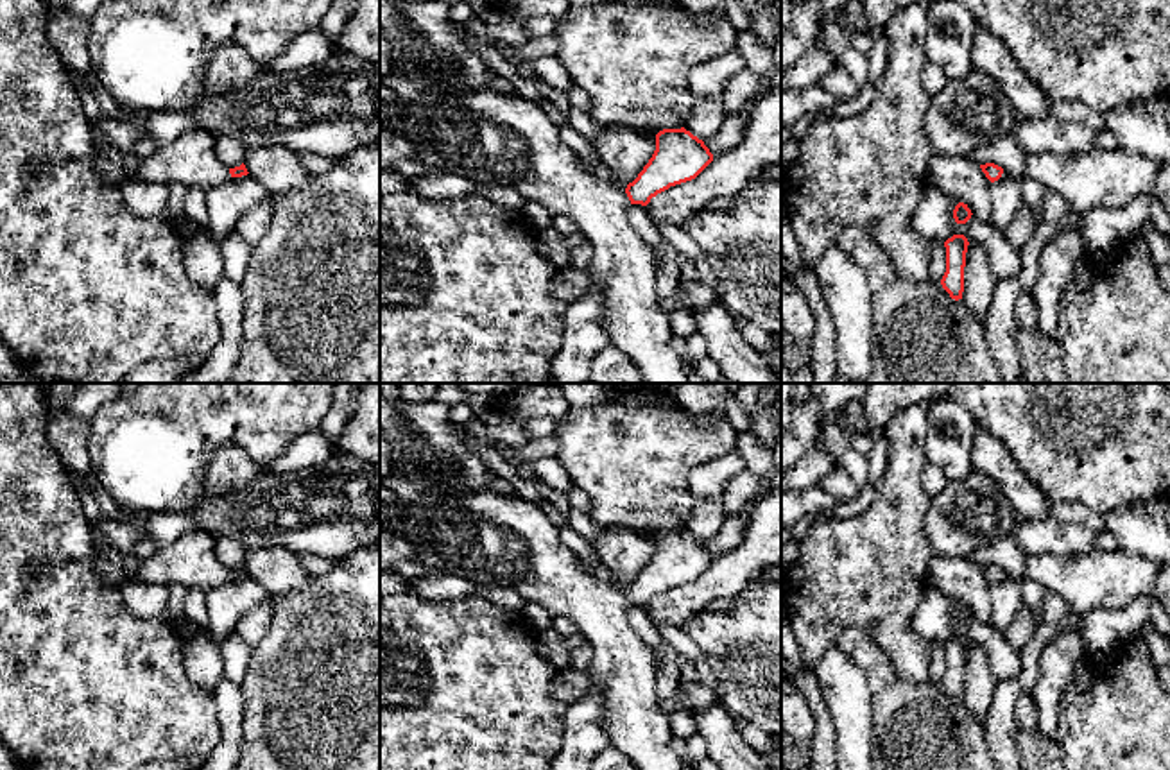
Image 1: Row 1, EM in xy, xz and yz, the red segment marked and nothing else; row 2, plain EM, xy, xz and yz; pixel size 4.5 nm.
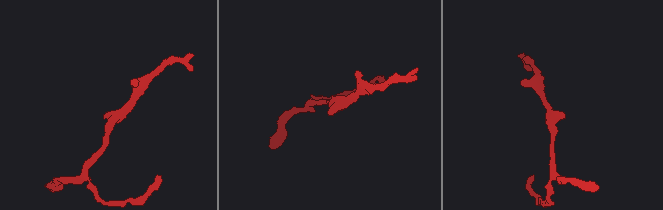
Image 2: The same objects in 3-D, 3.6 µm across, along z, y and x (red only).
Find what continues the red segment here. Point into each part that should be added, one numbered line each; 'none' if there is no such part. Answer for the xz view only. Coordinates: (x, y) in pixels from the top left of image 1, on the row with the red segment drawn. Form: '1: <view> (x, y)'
1: xz (498, 138)

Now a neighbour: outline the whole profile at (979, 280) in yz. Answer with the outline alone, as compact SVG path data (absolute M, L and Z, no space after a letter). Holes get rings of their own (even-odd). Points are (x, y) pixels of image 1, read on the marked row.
M969 242L962 301L976 317L987 317L994 285L989 252L980 242Z

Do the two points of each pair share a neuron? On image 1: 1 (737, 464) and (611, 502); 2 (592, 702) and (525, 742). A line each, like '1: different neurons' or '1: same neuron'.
1: different neurons
2: different neurons

